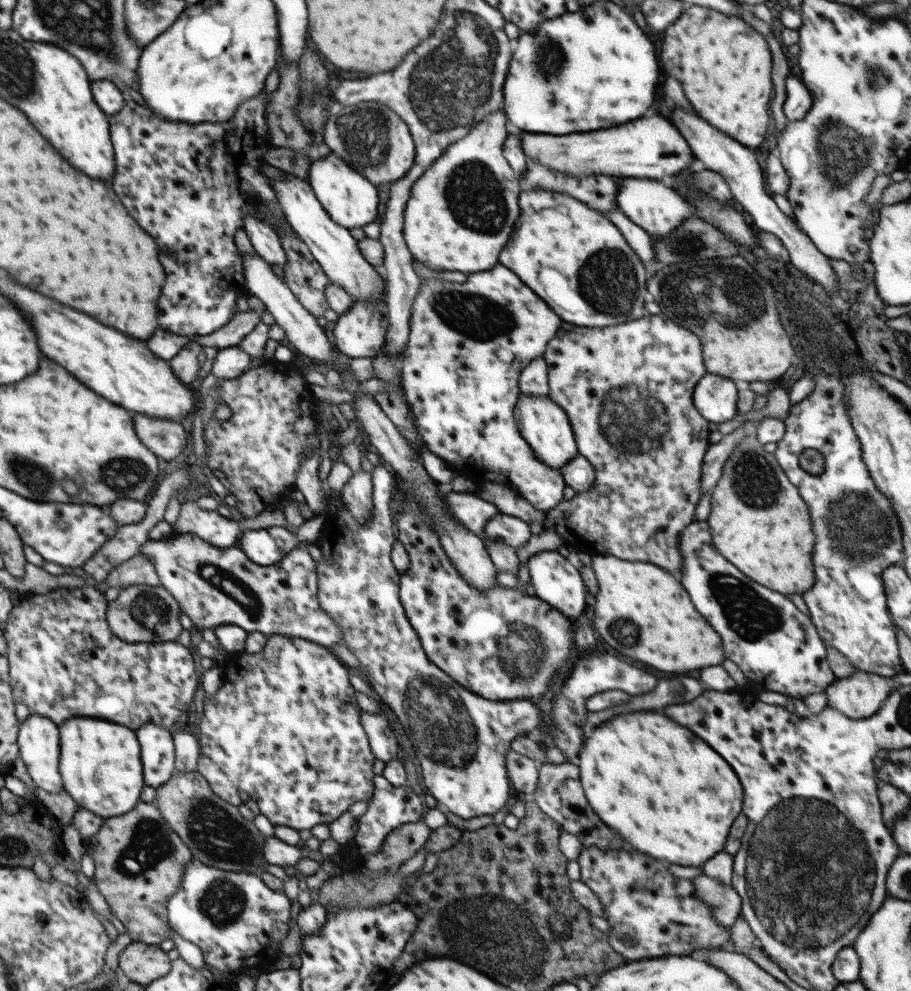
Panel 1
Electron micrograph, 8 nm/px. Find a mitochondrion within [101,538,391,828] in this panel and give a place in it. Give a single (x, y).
(253, 608)

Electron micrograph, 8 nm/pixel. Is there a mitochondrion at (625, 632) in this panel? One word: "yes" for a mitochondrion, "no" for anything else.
yes

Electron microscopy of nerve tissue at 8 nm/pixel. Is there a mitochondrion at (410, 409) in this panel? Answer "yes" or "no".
no

